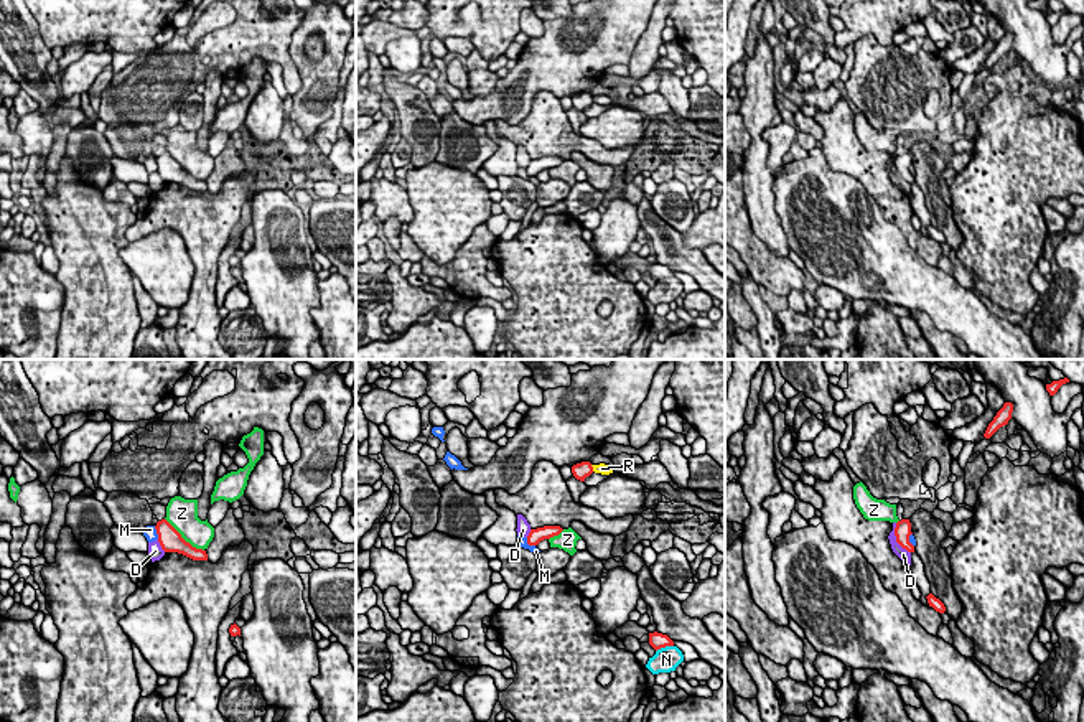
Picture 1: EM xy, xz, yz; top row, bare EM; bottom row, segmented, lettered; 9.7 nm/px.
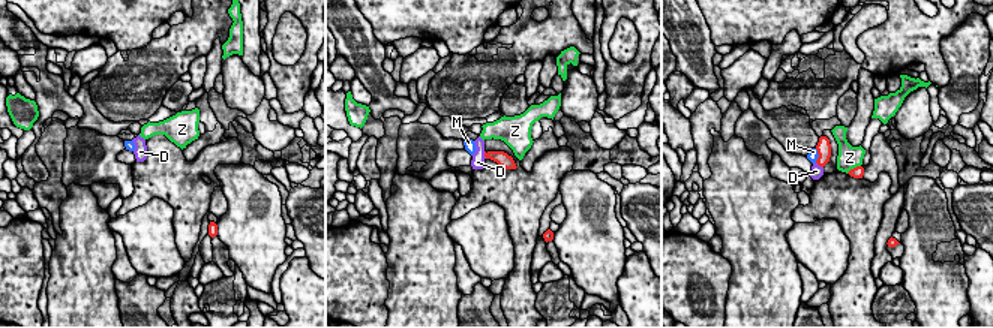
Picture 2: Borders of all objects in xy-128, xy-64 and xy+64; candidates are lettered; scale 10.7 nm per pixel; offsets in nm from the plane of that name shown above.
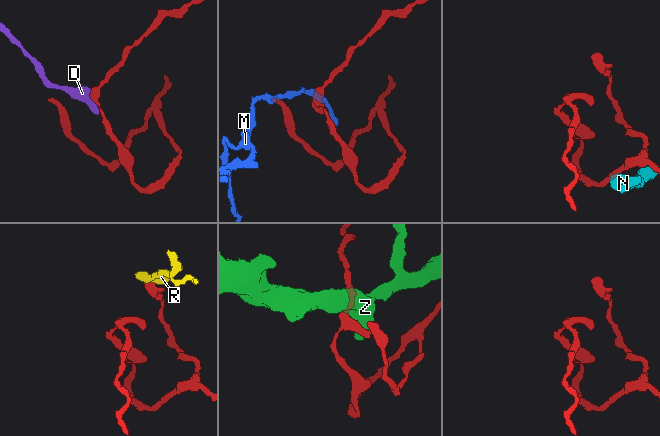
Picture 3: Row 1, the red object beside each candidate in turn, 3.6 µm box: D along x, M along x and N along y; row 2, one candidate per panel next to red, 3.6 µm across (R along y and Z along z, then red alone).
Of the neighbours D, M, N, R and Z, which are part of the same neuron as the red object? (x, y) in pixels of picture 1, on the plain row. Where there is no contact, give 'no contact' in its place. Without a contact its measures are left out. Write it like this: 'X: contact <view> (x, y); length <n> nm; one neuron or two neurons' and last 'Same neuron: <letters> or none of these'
D: contact yz (897, 170); length 340 nm; two neurons
M: contact xz (529, 175); length 130 nm; two neurons
N: contact xz (664, 277); length 190 nm; two neurons
R: contact xz (592, 99); length 70 nm; two neurons
Z: contact xy (182, 168); length 500 nm; two neurons
Same neuron: none of these

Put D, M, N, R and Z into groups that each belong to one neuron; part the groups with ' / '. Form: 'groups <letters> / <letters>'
groups D / M / N / R / Z

